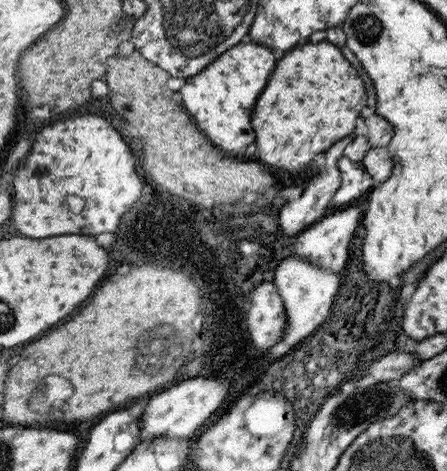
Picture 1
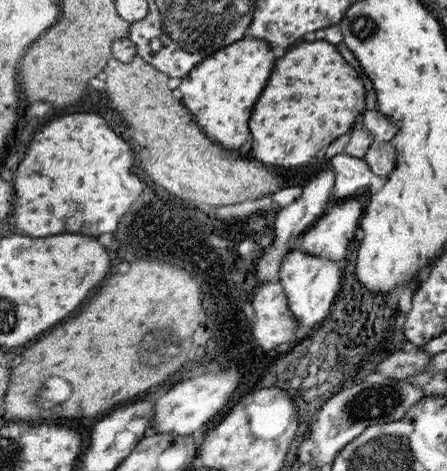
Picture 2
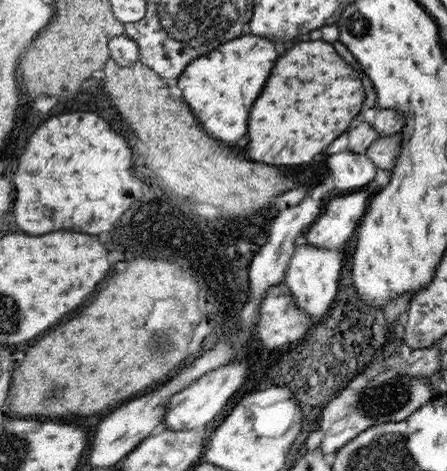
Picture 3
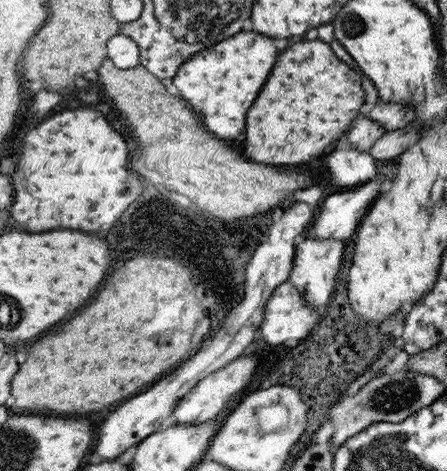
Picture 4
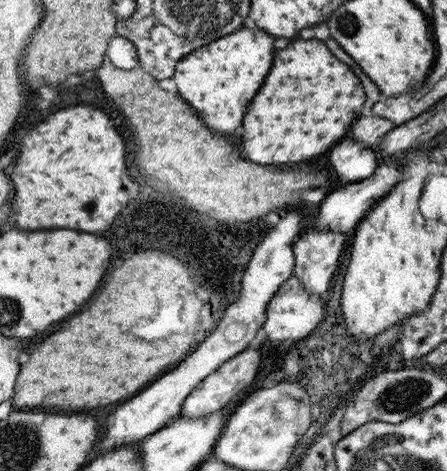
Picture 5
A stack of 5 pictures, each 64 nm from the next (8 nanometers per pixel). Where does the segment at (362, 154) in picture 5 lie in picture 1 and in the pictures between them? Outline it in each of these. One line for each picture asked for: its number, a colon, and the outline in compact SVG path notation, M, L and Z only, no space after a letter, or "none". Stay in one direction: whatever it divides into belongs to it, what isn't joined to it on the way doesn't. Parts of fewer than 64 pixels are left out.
1: M349 158L339 160L341 168L341 188L335 192L335 200L331 200L333 210L343 210L355 206L355 202L369 190L371 174L365 170L363 164L353 162Z
2: M341 152L335 156L335 160L331 160L331 166L335 170L333 198L337 202L353 200L353 196L369 190L367 186L369 186L373 172L365 160L351 158L351 156Z
3: M339 152L329 156L327 166L337 198L365 190L377 172L375 164L367 156L359 156L353 152Z
4: M351 146L339 148L327 156L327 168L331 182L341 190L353 190L365 186L375 174L375 158L367 152L353 150Z

